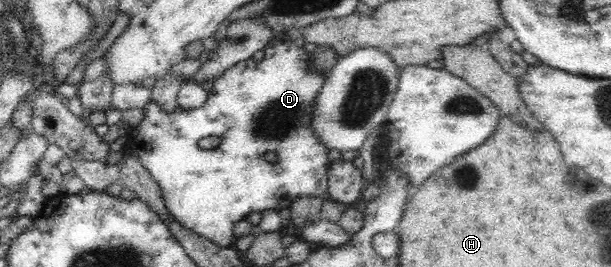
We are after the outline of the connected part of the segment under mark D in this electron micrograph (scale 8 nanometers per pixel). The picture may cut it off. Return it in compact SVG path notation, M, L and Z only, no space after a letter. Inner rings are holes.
M285 32L276 34L277 39L271 45L266 45L263 48L264 58L262 60L254 60L252 57L242 60L242 62L238 62L238 64L234 64L234 66L228 68L222 76L215 78L212 88L208 91L206 102L202 106L193 109L184 109L179 106L174 112L164 112L159 104L150 100L144 106L144 118L134 128L136 129L136 136L130 136L128 143L125 145L125 148L128 148L130 153L138 156L142 166L148 170L152 178L159 184L167 212L169 215L172 215L172 219L176 219L176 222L180 223L180 226L186 227L186 229L194 231L197 235L202 235L224 247L233 244L232 230L234 224L245 218L246 215L252 212L266 212L266 210L280 211L282 208L289 208L298 196L324 196L328 192L326 176L328 168L330 168L332 163L328 159L330 149L324 147L324 143L314 135L310 124L312 122L312 112L314 112L314 106L316 106L316 96L318 96L318 92L322 88L324 80L326 80L327 73L320 73L320 71L314 73L308 67L311 66L311 52L304 51L302 46L288 39L288 35L285 37L284 35ZM208 136L221 138L222 142L216 148L199 148L197 145L199 140L208 138Z

